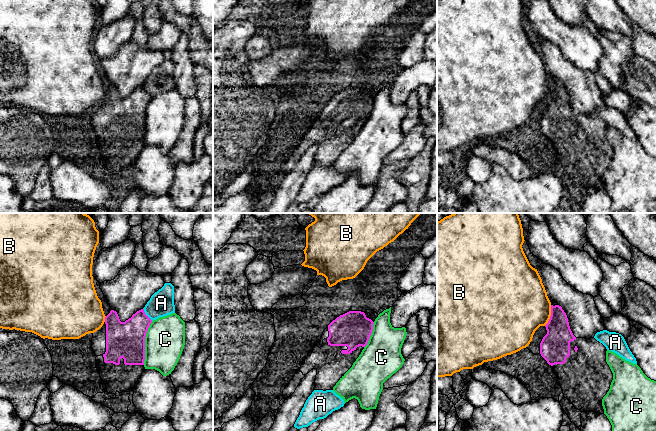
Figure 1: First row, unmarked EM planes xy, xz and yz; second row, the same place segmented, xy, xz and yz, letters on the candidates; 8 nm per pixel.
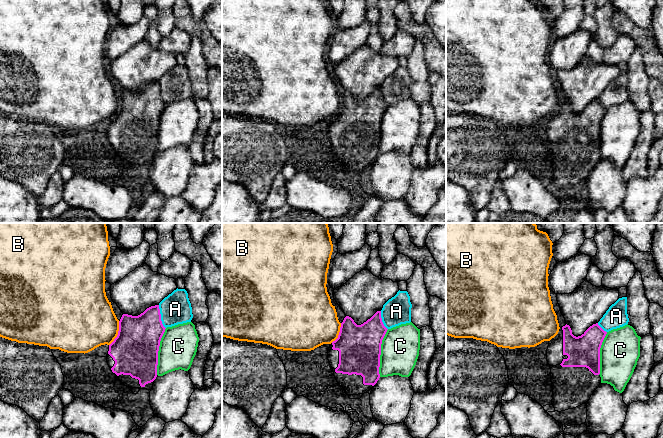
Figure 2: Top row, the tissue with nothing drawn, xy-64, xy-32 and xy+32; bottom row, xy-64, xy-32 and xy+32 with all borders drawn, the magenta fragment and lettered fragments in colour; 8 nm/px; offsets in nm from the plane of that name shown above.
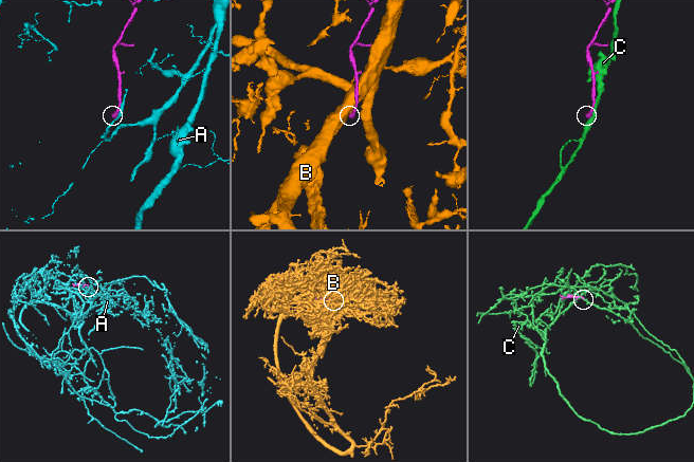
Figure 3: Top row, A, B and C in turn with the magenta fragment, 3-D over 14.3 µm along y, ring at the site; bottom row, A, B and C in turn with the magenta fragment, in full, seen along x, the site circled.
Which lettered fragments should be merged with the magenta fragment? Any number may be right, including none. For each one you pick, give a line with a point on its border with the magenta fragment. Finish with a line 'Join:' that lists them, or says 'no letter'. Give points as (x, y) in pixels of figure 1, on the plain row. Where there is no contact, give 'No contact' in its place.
Join: no letter

